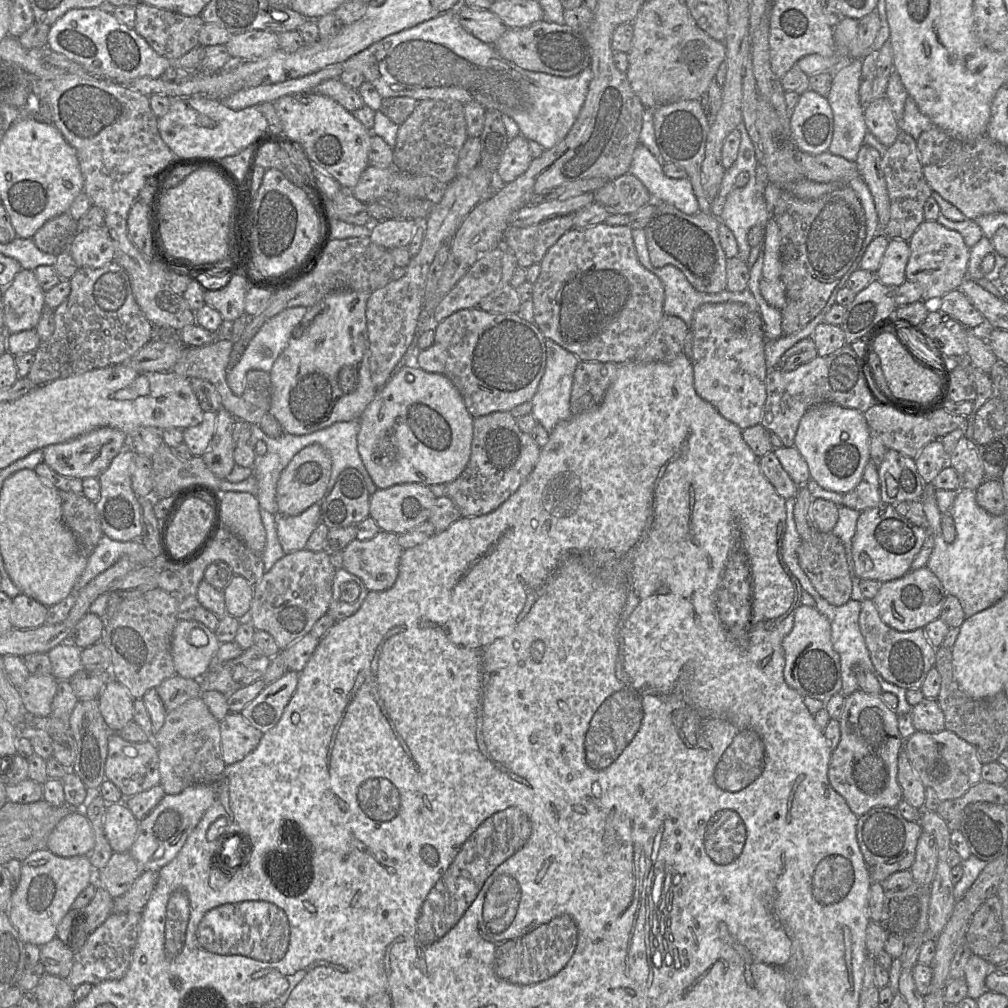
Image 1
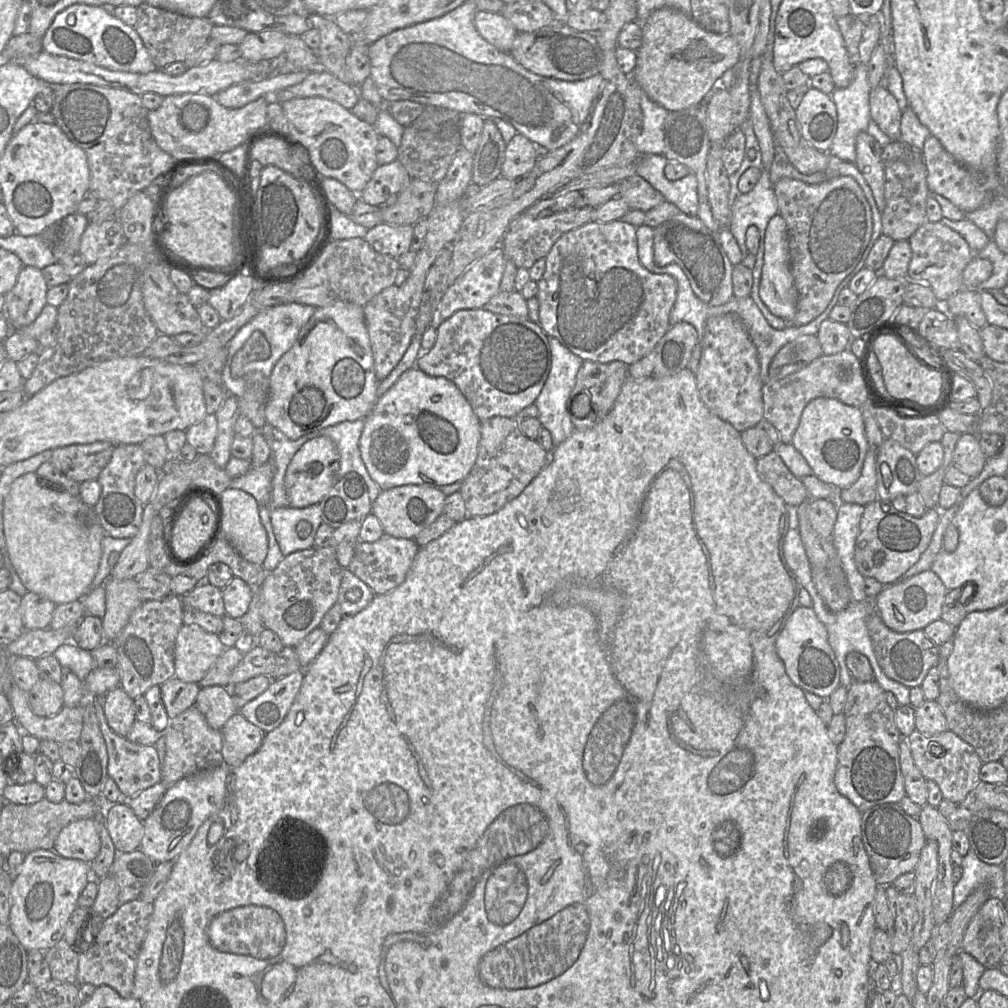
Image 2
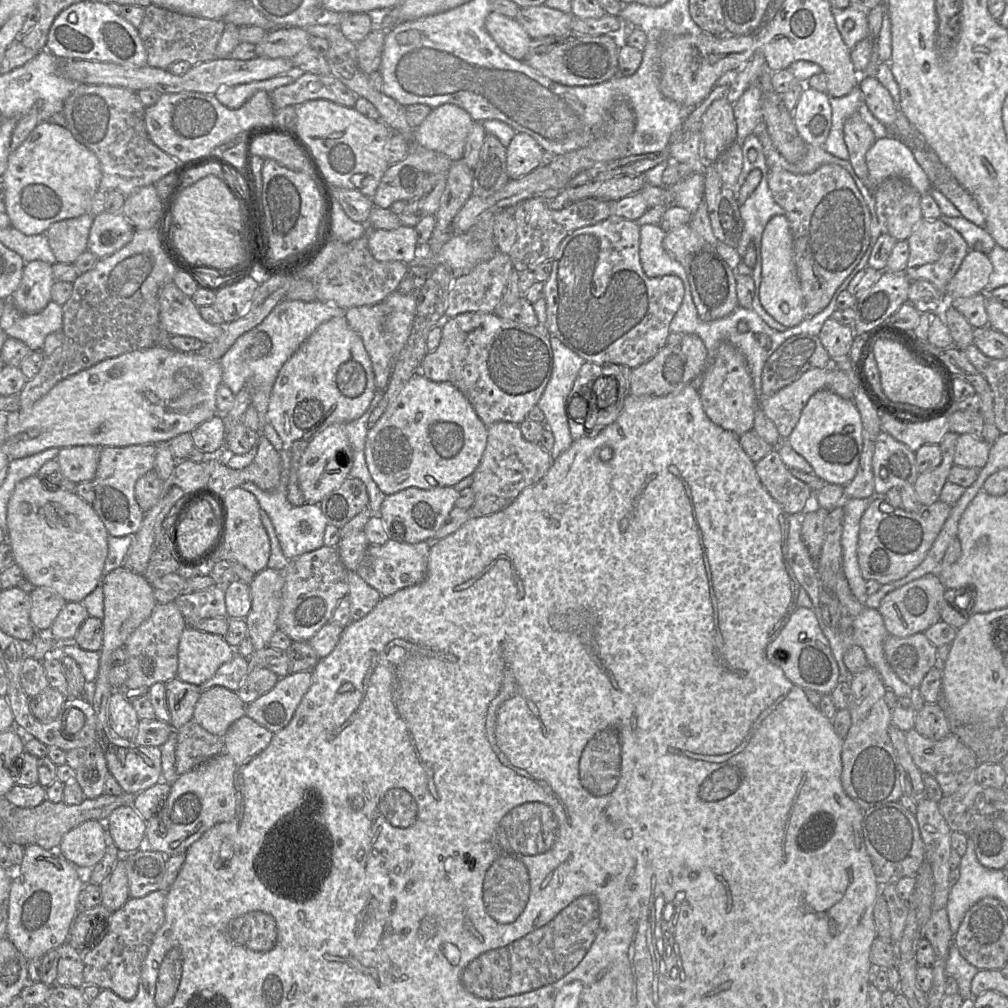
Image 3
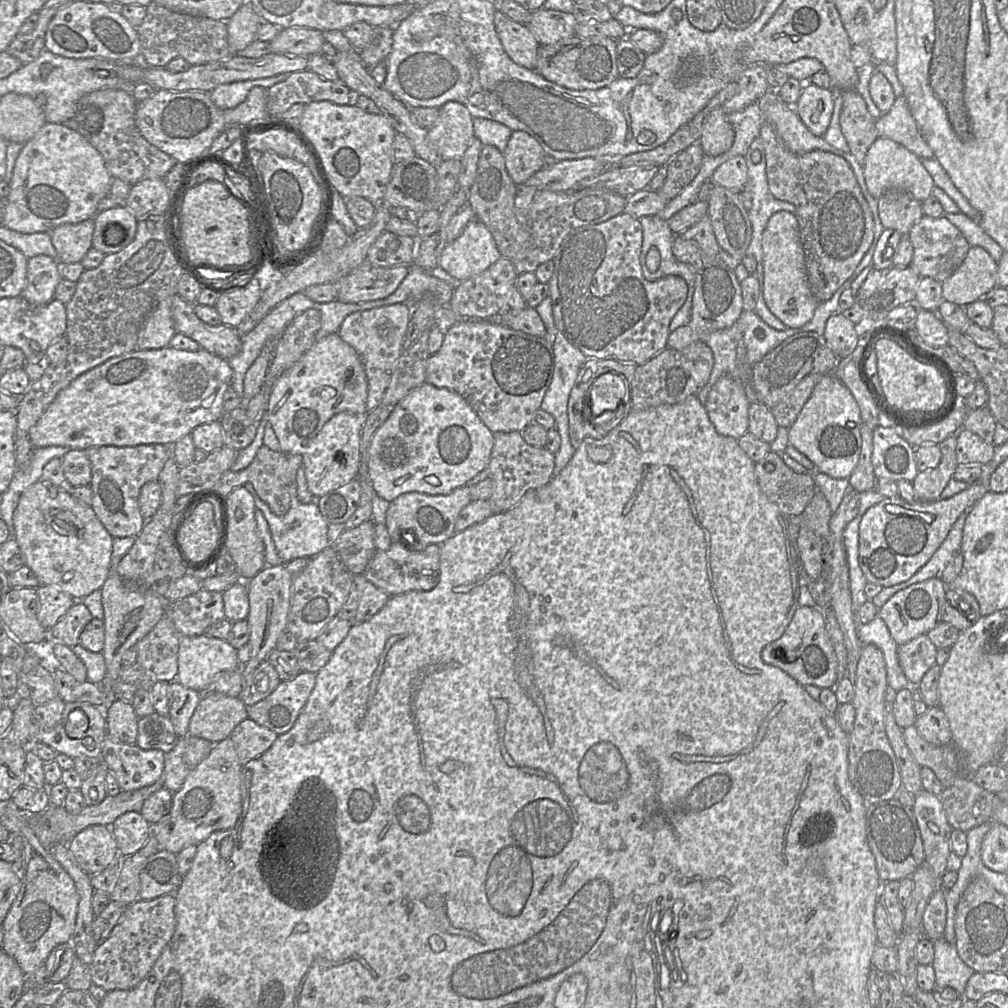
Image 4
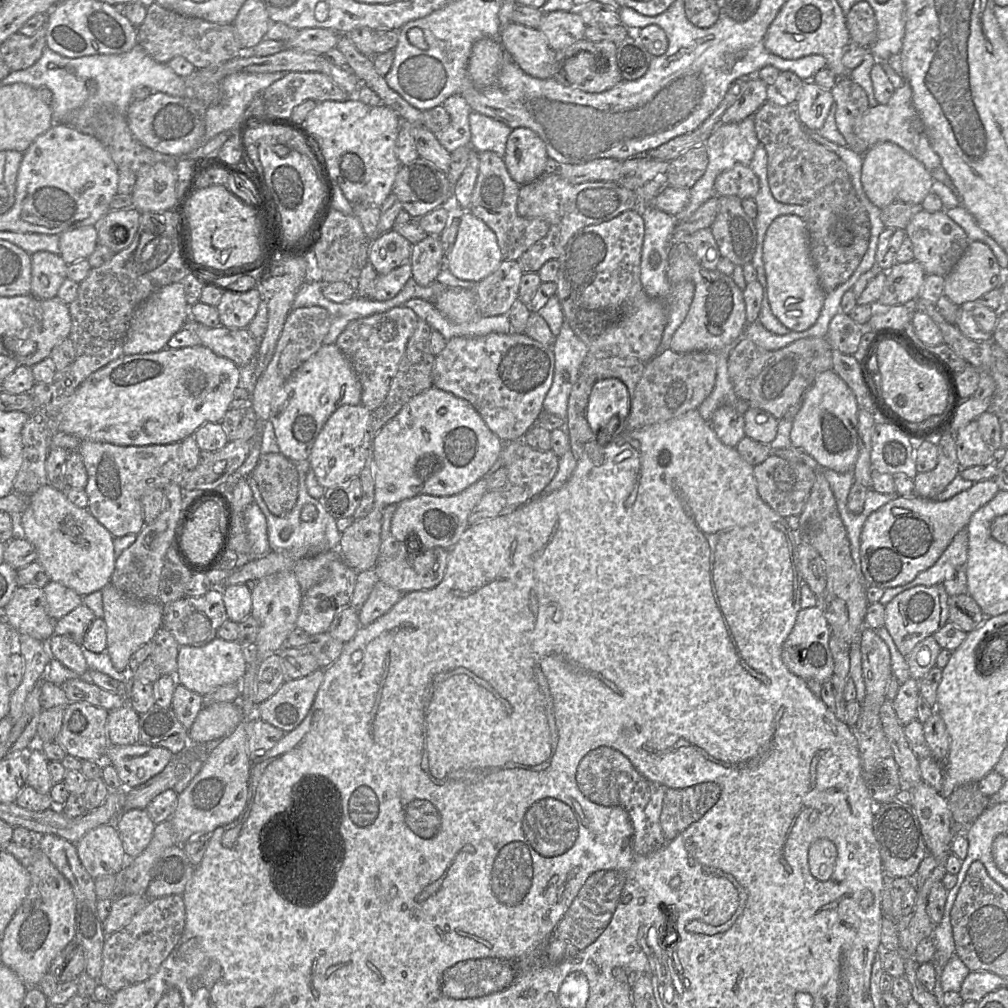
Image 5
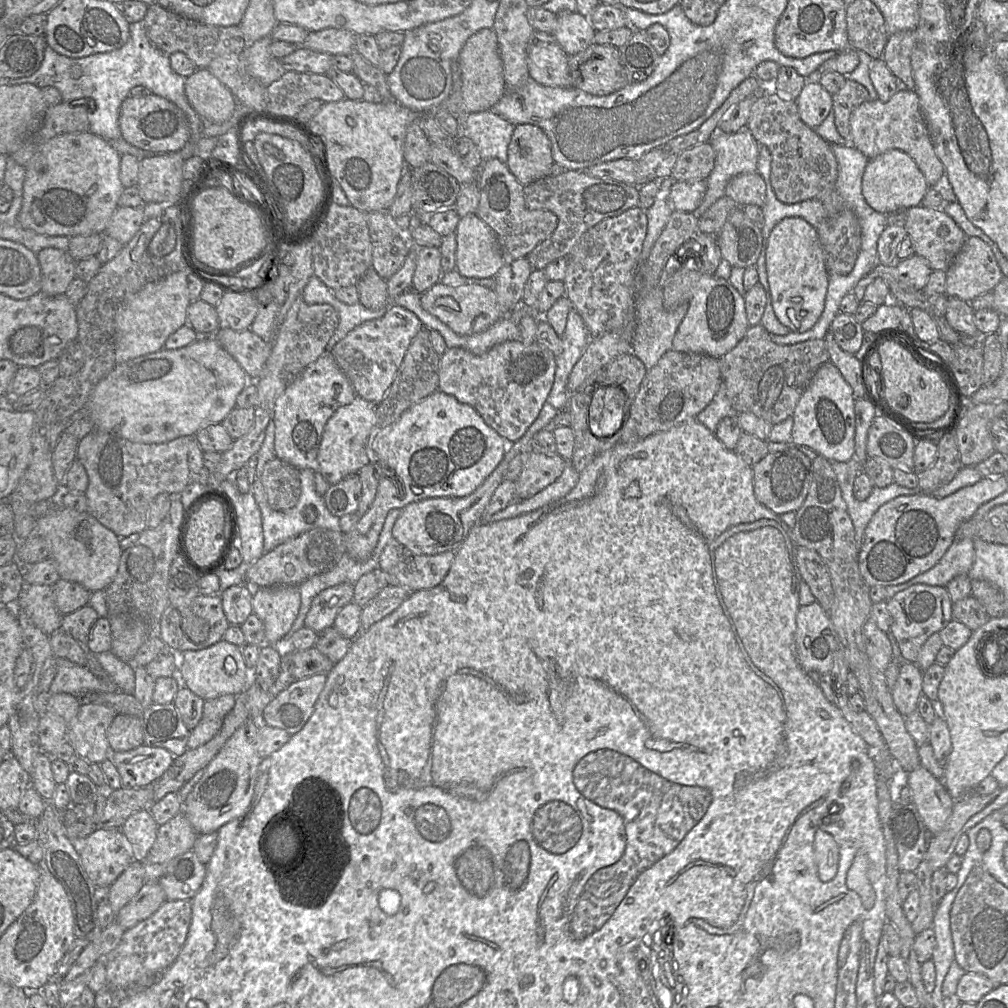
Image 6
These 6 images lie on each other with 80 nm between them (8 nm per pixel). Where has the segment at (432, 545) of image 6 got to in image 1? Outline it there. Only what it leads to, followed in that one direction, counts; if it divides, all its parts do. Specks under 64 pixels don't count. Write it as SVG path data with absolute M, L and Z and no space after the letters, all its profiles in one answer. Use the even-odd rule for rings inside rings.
M404 483L377 489L370 496L369 514L380 531L400 535L428 520L436 497L429 487Z

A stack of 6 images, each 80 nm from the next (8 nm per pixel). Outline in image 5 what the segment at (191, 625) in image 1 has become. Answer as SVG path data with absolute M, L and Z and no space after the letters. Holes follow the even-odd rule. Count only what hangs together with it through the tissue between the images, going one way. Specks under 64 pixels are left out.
M215 638L202 647L179 646L175 678L187 689L203 696L223 685L241 684L247 665L238 642Z

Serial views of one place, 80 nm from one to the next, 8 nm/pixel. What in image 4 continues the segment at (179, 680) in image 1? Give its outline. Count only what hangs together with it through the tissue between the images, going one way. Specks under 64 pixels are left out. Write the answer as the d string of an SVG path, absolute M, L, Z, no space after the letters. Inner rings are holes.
M178 681L169 683L169 716L179 737L189 735L189 724L201 700L200 693Z

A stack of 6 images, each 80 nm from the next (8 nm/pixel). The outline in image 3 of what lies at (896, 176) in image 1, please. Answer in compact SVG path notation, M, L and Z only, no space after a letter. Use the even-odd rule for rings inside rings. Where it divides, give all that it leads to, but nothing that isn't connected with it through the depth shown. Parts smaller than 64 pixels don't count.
M886 178L875 189L874 196L883 234L889 234L897 241L907 240L924 219L921 209L922 195L901 178Z

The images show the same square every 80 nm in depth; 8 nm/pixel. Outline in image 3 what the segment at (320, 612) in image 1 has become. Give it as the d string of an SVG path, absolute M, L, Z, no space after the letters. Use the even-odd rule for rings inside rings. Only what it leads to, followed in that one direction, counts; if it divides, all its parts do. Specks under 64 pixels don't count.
M325 546L288 560L283 572L284 585L277 618L278 629L293 642L308 641L329 621L338 602L348 593L348 570L342 564L336 547Z

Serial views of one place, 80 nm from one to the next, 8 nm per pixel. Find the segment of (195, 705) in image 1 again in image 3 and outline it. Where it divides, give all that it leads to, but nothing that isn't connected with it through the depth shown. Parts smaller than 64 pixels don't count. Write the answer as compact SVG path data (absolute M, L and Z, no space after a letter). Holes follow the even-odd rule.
M190 720L177 731L175 768L179 776L224 752L223 737L214 735Z

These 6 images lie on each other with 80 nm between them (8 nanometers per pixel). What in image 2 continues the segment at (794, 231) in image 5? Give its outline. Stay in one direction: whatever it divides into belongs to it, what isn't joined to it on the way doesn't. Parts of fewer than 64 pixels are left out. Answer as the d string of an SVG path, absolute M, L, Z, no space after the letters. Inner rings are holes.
M780 214L773 216L766 227L759 295L773 315L782 318L786 323L792 322L796 313L797 290L791 272L787 226Z

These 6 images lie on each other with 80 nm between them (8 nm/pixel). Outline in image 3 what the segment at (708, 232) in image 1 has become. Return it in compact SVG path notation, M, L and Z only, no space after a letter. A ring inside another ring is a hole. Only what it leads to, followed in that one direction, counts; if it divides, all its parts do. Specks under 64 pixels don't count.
M689 224L667 232L663 239L663 247L684 267L693 302L701 320L712 321L723 318L738 307L735 270L720 256L716 246L699 236Z

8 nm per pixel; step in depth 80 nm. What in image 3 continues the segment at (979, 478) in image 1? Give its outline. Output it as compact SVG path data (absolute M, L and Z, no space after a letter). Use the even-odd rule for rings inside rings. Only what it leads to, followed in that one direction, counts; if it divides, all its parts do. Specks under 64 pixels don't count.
M961 434L955 446L954 465L981 469L988 461L990 447L982 438Z

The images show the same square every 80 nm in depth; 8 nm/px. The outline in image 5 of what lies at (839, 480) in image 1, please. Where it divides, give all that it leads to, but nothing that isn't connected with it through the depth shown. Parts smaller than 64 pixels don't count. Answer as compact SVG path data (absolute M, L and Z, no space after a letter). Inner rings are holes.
M833 370L819 373L804 393L792 420L791 445L803 449L820 468L839 473L852 470L858 456L858 404L849 386Z

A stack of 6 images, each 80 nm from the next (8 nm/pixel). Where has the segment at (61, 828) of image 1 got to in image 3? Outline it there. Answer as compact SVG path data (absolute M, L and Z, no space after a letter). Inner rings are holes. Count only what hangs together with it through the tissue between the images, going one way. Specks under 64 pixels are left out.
M88 820L68 831L58 846L58 852L75 864L83 875L96 865L106 851L105 823Z

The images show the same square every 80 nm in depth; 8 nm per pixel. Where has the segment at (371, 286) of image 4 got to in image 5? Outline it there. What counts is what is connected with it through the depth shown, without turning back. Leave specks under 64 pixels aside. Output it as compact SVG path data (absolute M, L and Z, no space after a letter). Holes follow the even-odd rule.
M410 259L388 274L379 274L370 287L369 300L385 301L395 297L412 277Z

